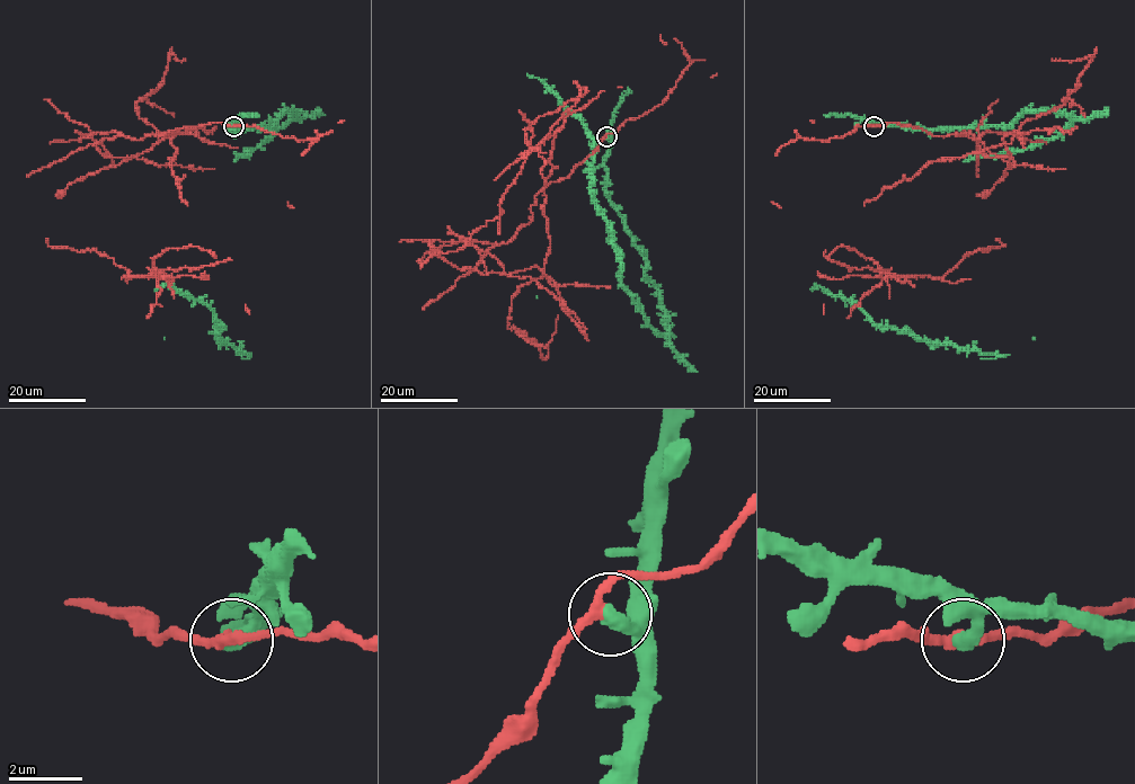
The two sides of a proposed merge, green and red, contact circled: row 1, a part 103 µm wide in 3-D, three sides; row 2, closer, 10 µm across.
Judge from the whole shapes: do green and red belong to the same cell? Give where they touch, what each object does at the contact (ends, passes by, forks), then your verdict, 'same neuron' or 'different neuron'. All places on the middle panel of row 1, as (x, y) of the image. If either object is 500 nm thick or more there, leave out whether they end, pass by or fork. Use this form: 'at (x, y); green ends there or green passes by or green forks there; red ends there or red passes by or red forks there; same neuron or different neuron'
at (606, 136); green ends there; red passes by; different neuron

